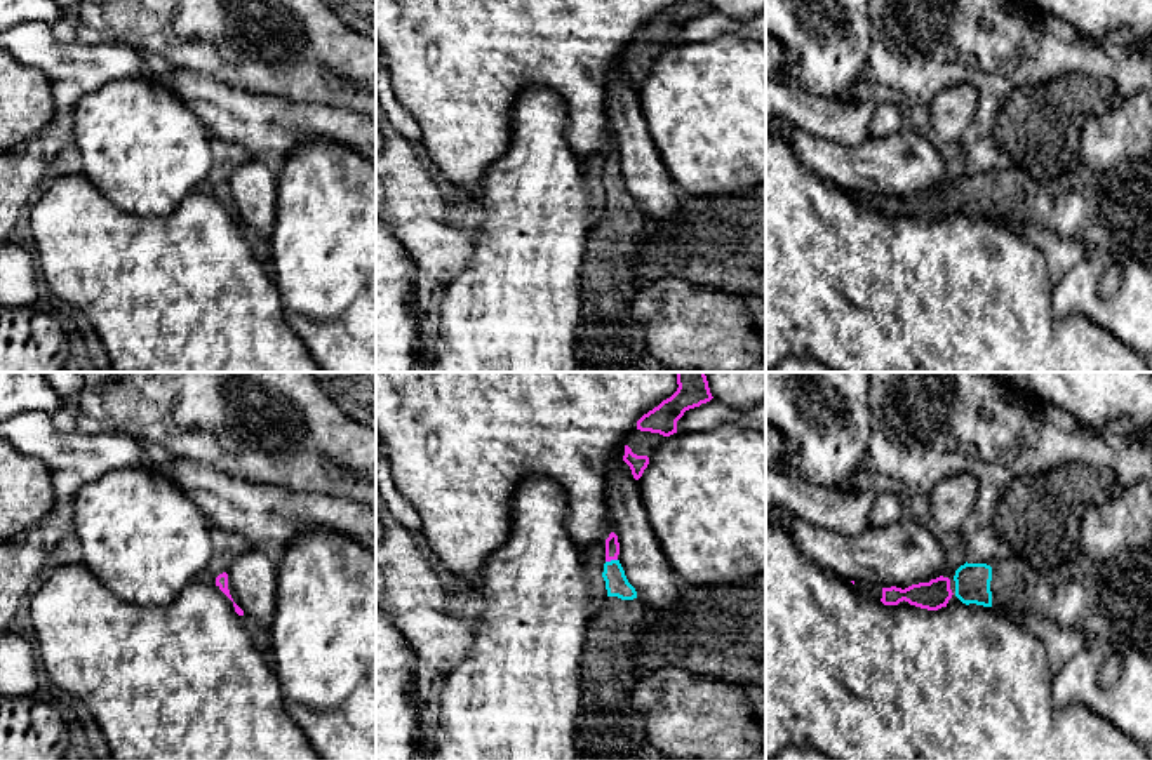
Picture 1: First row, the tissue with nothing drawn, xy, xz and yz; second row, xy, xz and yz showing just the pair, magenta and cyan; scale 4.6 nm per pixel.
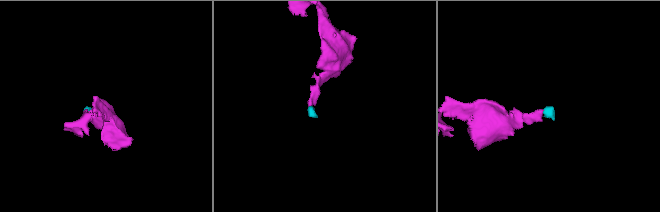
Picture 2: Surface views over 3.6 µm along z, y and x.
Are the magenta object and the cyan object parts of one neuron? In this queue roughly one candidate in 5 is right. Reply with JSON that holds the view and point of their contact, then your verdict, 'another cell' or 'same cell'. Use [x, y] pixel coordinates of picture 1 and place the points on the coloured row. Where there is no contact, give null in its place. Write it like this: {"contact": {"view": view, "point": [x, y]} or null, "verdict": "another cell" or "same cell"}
{"contact": {"view": "xz", "point": [611, 559]}, "verdict": "same cell"}

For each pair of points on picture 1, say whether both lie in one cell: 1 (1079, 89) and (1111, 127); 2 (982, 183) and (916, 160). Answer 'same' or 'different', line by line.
1: different
2: different

